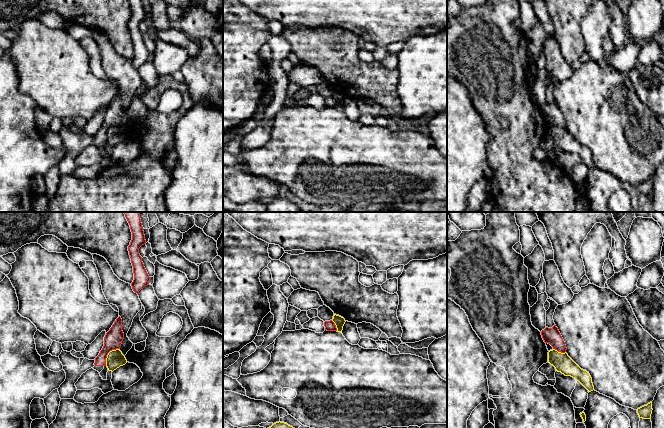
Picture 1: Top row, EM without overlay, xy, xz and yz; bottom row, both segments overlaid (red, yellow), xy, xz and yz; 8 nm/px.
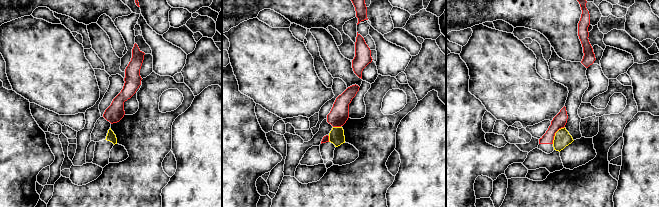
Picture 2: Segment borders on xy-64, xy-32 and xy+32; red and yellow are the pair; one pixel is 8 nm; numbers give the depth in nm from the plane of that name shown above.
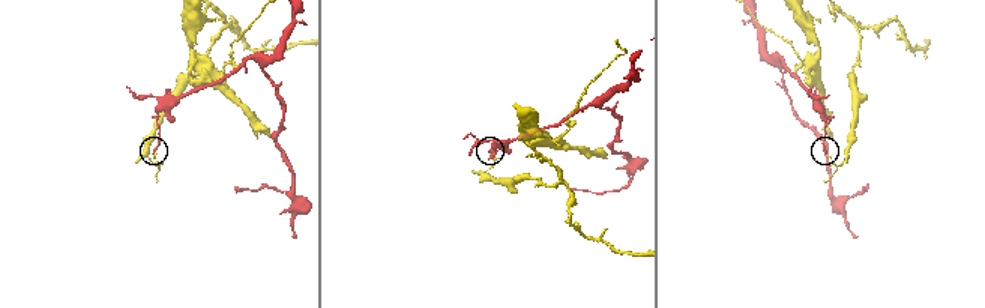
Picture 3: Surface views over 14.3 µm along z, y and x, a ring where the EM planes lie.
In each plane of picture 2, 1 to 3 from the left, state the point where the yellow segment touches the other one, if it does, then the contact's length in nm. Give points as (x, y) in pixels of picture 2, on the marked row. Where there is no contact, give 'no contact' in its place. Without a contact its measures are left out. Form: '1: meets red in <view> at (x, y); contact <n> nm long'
1: no contact
2: meets red in xy-32 at (337, 126); contact 60 nm long
3: meets red in xy+32 at (554, 134); contact 170 nm long

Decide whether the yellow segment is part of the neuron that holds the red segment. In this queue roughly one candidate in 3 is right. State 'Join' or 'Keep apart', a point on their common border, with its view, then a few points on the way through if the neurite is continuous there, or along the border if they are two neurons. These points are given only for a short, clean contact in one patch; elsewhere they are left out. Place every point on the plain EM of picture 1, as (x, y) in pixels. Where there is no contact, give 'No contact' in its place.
Keep apart. Touches red at xy (107, 130). Boundary: xy (119, 124), (112, 125), (108, 129), (105, 141)

